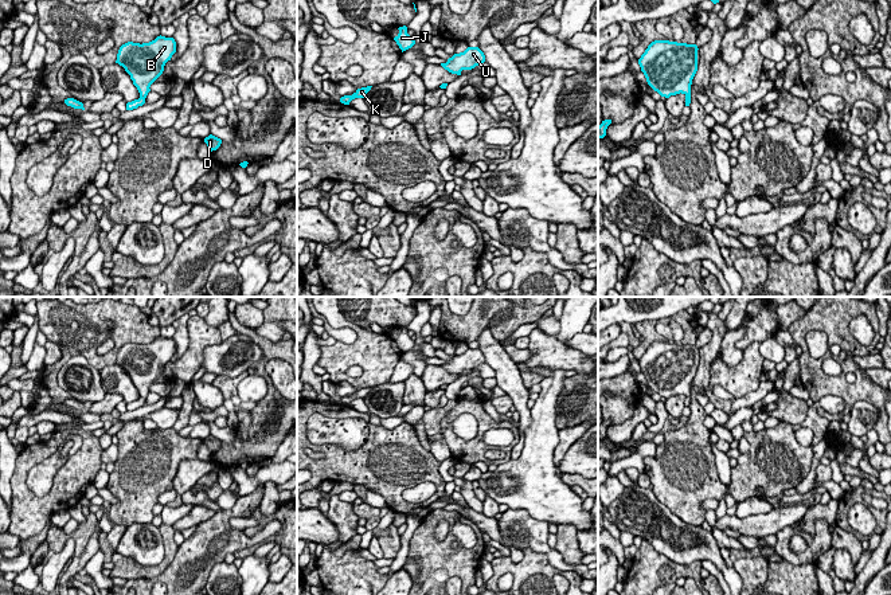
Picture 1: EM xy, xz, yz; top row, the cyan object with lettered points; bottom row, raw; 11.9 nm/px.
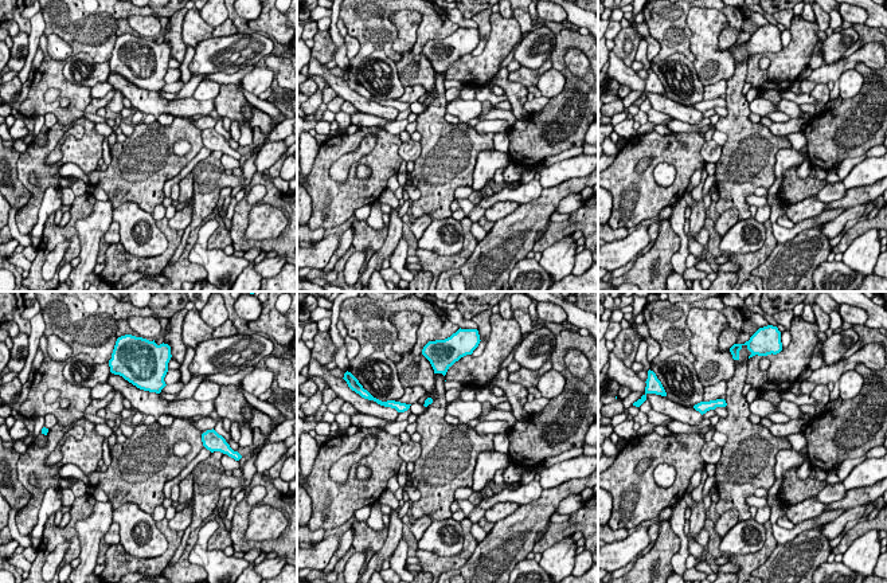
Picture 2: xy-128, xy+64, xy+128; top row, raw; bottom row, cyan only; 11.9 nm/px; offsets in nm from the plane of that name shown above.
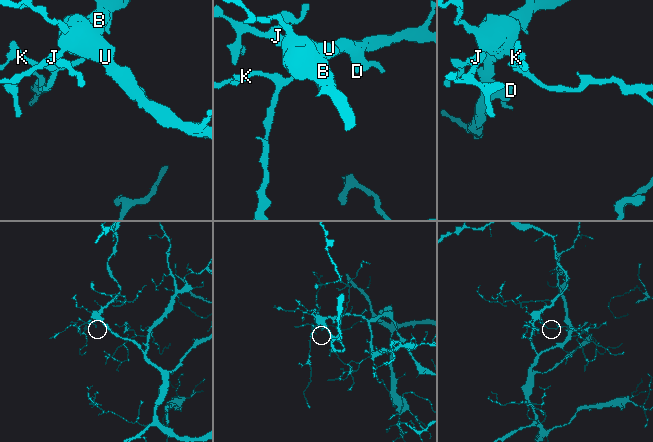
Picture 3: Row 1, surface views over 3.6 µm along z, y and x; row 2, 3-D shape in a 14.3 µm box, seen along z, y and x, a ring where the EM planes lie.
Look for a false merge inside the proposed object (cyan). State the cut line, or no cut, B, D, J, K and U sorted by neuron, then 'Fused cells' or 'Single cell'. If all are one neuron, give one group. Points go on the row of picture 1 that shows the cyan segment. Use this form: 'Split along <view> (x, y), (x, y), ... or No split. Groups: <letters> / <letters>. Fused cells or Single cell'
No split. Groups: B D J K U. Single cell

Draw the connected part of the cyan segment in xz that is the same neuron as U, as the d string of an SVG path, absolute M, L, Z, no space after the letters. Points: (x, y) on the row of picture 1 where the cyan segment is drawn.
M468 47L464 52L454 54L441 66L452 74L461 75L462 70L472 70L485 62L485 55L478 47Z

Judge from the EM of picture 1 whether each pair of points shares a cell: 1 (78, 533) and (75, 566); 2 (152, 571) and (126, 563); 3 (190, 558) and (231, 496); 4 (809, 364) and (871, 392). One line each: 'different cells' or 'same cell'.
1: different cells
2: same cell
3: different cells
4: same cell

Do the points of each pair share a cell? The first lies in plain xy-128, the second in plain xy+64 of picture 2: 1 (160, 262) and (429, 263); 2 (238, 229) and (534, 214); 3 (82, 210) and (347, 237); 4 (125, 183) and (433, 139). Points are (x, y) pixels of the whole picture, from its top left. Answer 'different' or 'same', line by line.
1: same
2: different
3: different
4: same

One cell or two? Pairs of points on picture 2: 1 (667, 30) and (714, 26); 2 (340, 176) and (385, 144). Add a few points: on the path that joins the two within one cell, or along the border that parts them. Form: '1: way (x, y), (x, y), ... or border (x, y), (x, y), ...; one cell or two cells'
1: border (687, 14), (690, 51), (695, 59); two cells
2: border (371, 149), (350, 168), (343, 182), (329, 177); two cells

